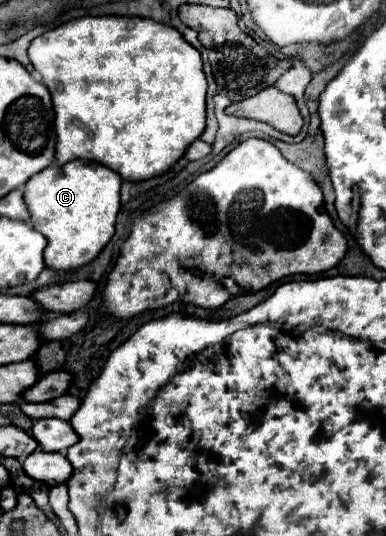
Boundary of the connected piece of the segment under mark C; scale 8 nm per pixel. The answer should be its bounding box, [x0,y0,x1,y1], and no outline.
[24,160,122,270]

